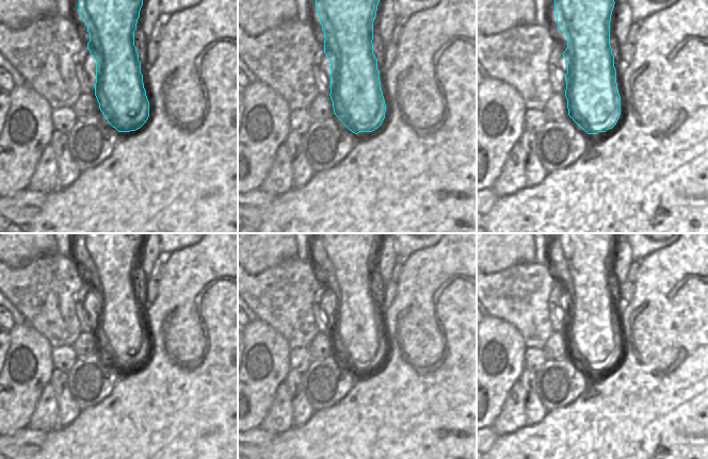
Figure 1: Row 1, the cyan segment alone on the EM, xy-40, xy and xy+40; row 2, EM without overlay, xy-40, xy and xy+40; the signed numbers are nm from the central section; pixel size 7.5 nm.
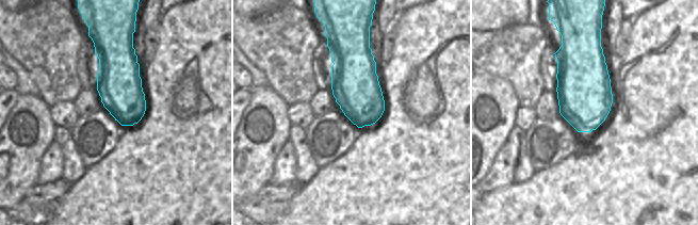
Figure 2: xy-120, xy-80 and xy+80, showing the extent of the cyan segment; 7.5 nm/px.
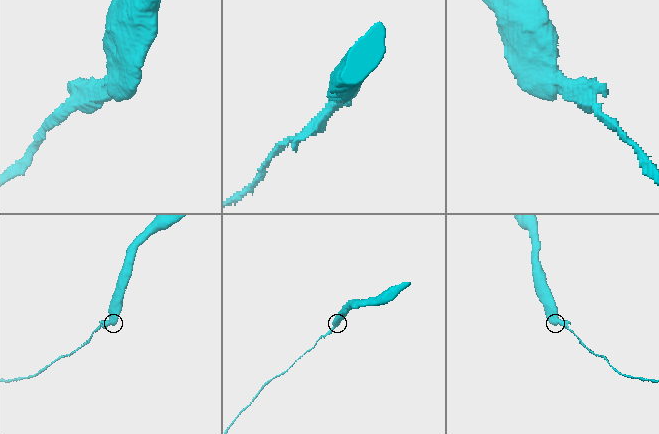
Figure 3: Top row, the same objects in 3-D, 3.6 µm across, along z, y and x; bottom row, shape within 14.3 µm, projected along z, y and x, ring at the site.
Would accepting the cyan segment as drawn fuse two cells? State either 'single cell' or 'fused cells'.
fused cells

